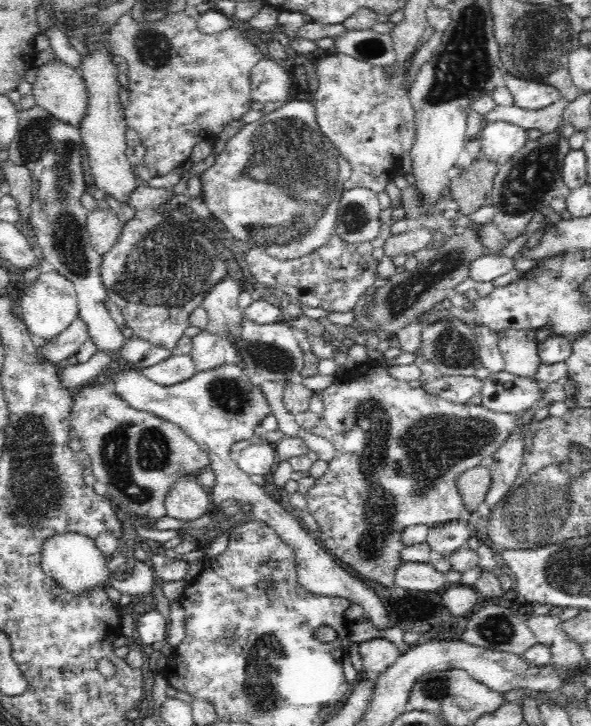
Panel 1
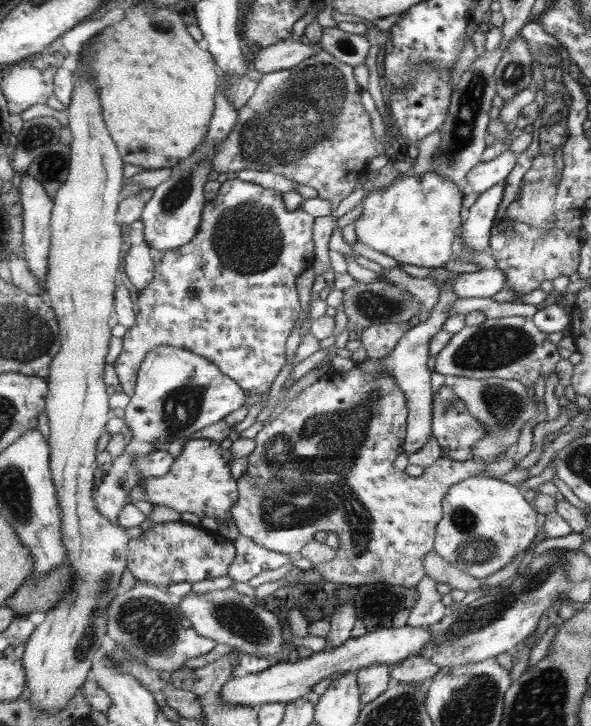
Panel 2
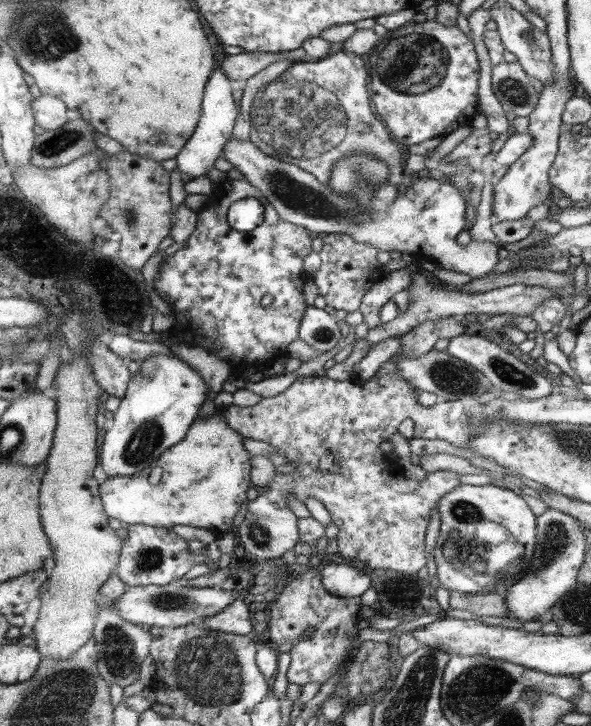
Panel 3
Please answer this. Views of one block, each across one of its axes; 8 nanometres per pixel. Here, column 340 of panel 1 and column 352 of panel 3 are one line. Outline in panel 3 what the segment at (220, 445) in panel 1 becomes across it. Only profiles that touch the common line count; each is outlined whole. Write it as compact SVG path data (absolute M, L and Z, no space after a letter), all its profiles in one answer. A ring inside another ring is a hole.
M331 563L319 570L325 588L339 597L362 596L372 586L367 569L359 564Z

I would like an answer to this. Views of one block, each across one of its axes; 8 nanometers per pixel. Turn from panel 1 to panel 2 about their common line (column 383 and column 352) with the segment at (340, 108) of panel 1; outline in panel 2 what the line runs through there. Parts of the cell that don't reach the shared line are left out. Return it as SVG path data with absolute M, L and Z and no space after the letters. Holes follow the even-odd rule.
M330 52L316 53L290 70L279 70L262 76L254 94L238 110L234 131L222 140L214 154L214 170L225 176L227 172L260 170L274 172L299 185L318 191L320 199L329 201L332 209L348 197L358 186L360 174L376 156L386 156L382 138L374 138L372 120L360 102L360 86L354 80L354 68L344 64Z

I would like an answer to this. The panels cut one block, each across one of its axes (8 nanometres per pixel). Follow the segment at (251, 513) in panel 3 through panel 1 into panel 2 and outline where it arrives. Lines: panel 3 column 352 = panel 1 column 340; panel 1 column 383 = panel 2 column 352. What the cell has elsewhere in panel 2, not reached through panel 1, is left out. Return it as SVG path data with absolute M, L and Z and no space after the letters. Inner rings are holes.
M356 364L350 370L344 370L338 365L334 366L333 370L330 367L330 370L324 376L321 376L316 382L298 392L296 397L290 400L290 403L288 403L282 413L278 414L276 419L264 422L264 426L255 436L252 442L255 445L255 449L247 456L248 470L246 474L238 478L237 504L230 508L230 516L240 534L252 538L256 544L260 544L260 546L272 552L292 555L301 552L302 547L315 538L316 532L336 533L340 540L340 546L336 549L336 555L334 555L332 560L314 566L315 570L318 570L324 576L324 580L334 584L354 584L354 586L356 584L382 582L382 584L400 585L406 588L415 587L426 576L424 574L425 557L434 550L436 525L443 517L442 500L444 500L446 492L449 492L449 488L453 487L454 484L458 484L458 482L473 477L493 476L494 479L503 480L502 478L505 474L513 472L517 466L514 460L507 456L500 456L492 463L482 463L474 460L474 458L460 462L460 460L452 460L448 454L442 452L442 456L440 456L438 461L434 462L432 466L427 466L422 476L412 478L410 474L402 471L402 468L398 468L398 456L402 456L402 453L405 452L406 436L409 434L409 416L408 397L400 389L400 385L394 381L392 375L388 375L388 373L382 375L382 373L376 372L366 375Z

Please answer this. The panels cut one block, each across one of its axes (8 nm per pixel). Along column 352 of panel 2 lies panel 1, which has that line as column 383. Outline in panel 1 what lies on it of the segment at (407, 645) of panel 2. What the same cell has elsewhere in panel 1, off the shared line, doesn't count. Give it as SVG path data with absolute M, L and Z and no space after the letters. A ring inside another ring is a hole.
M385 637L361 642L359 644L359 653L365 675L376 676L393 666L397 658L402 654L396 644Z

